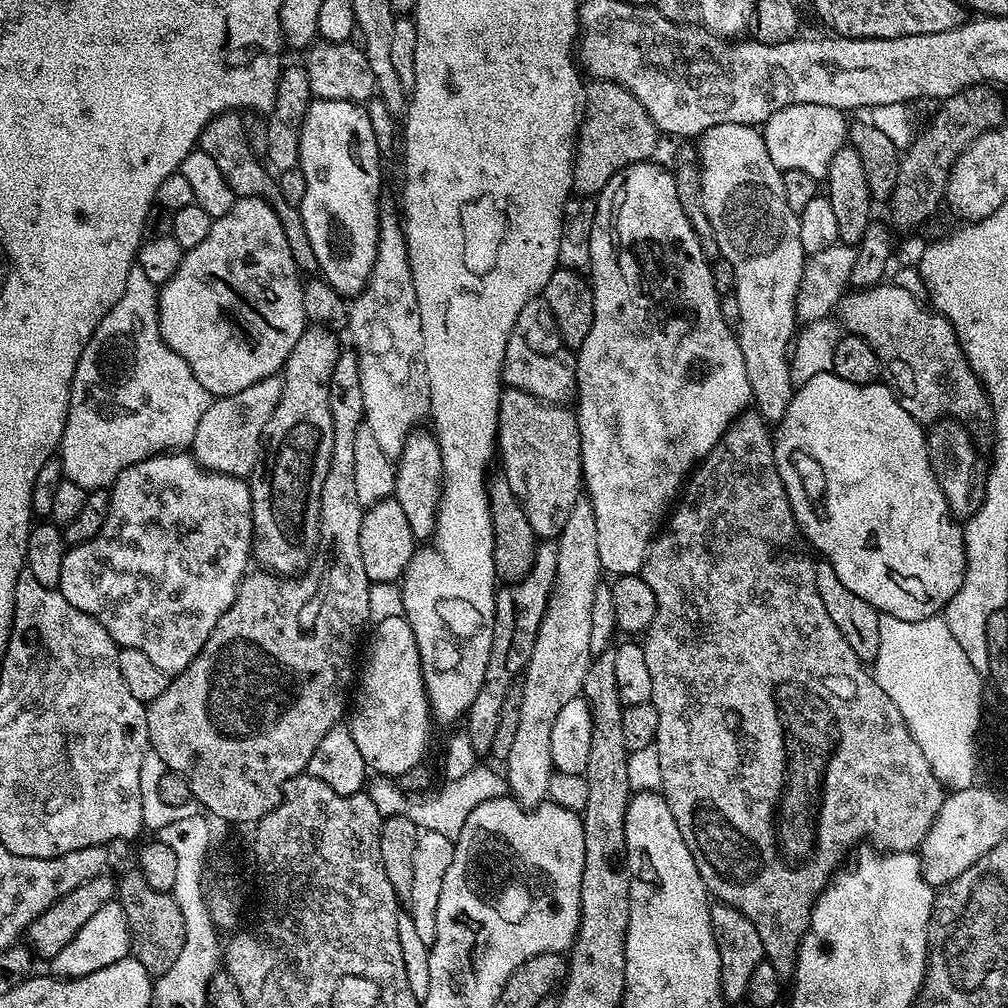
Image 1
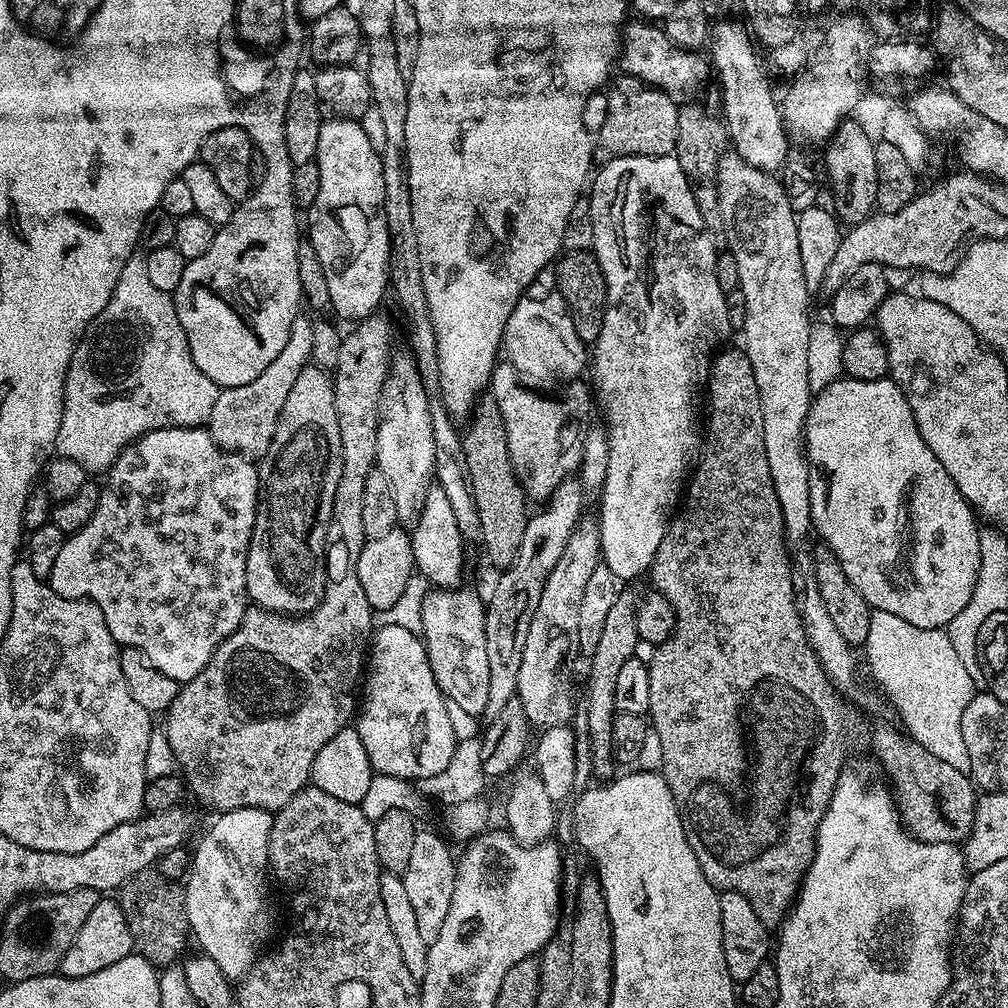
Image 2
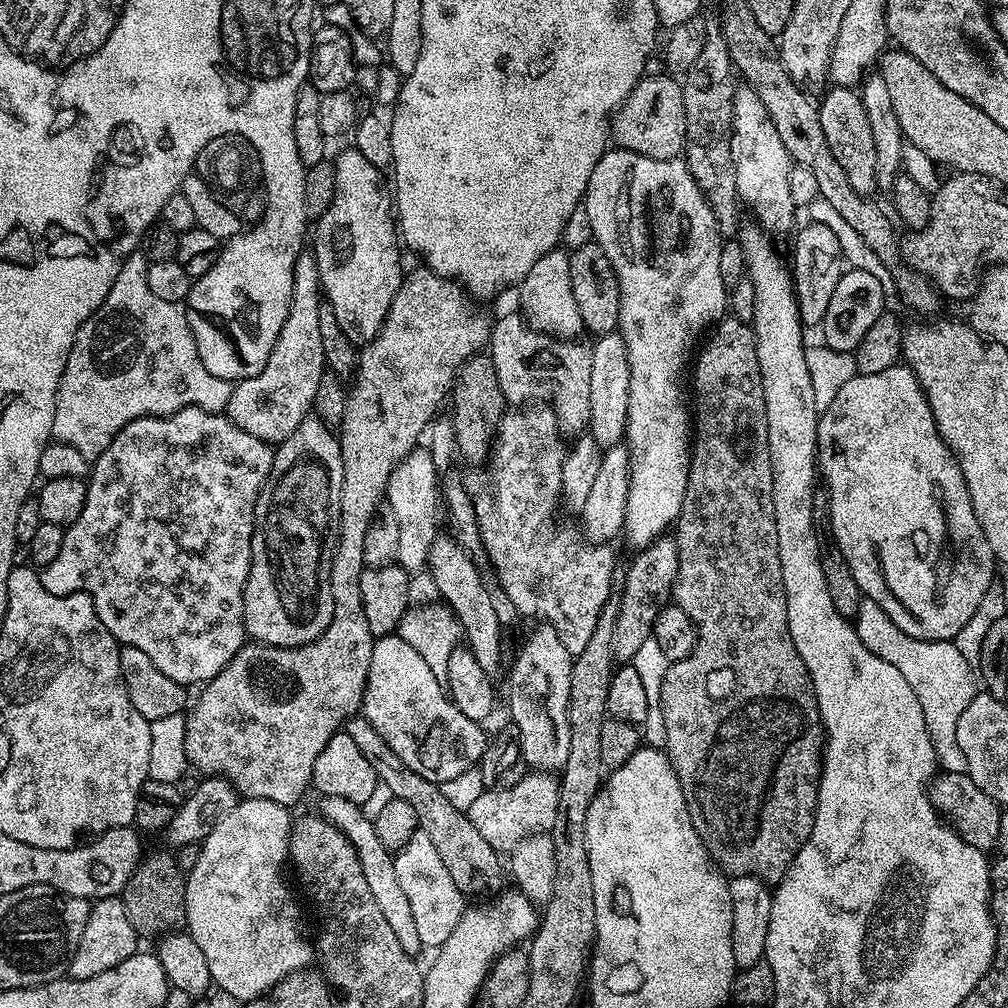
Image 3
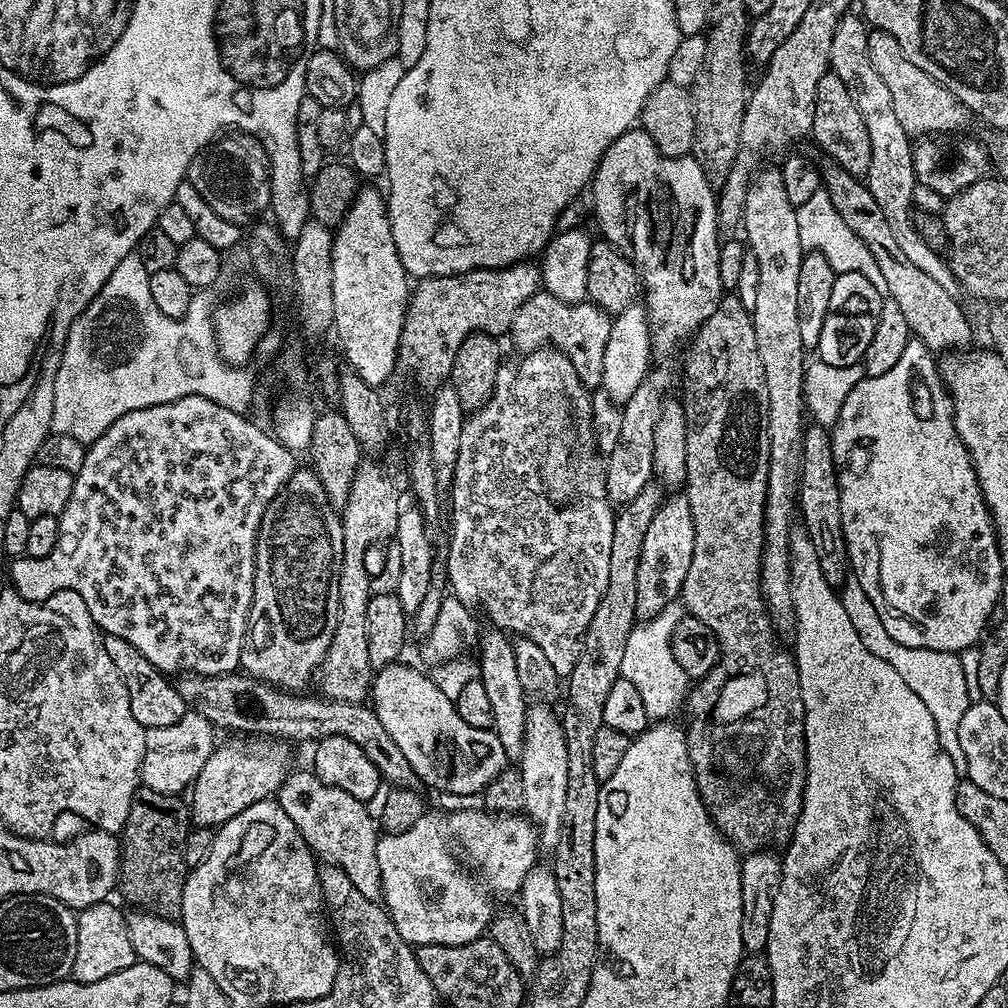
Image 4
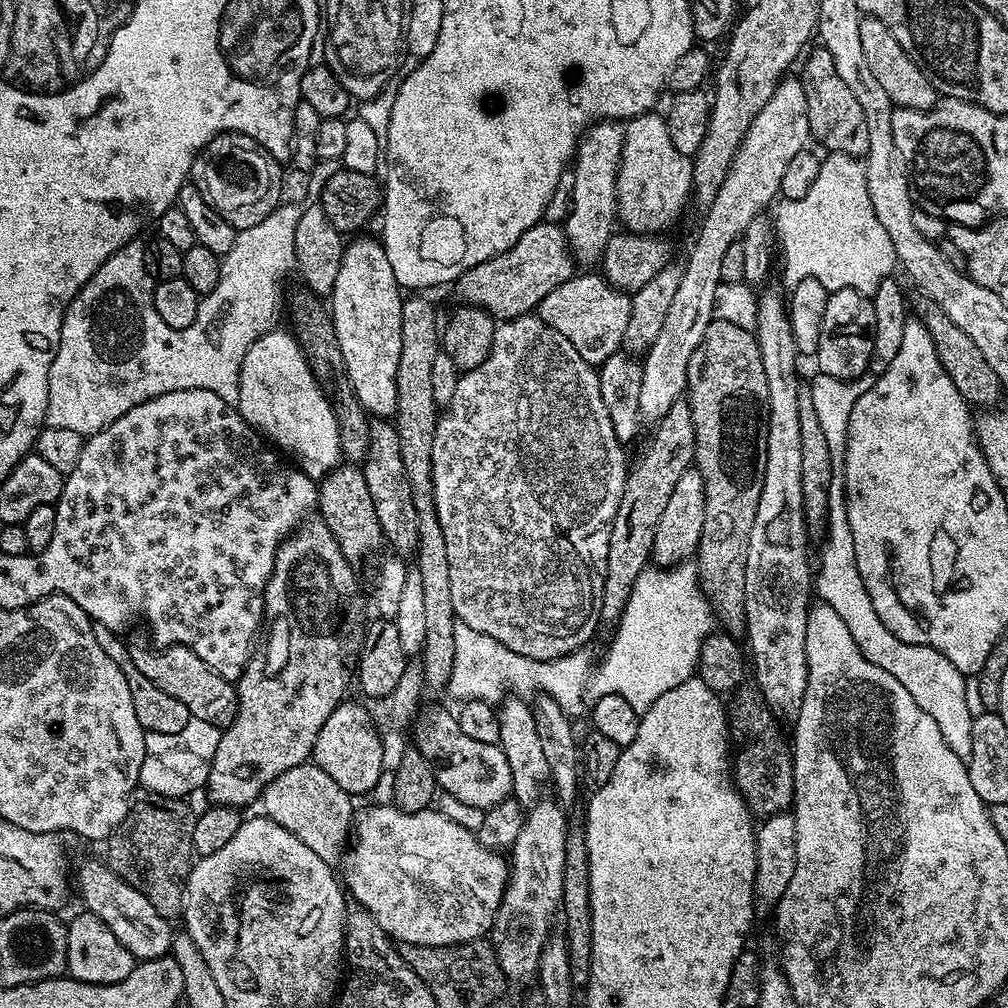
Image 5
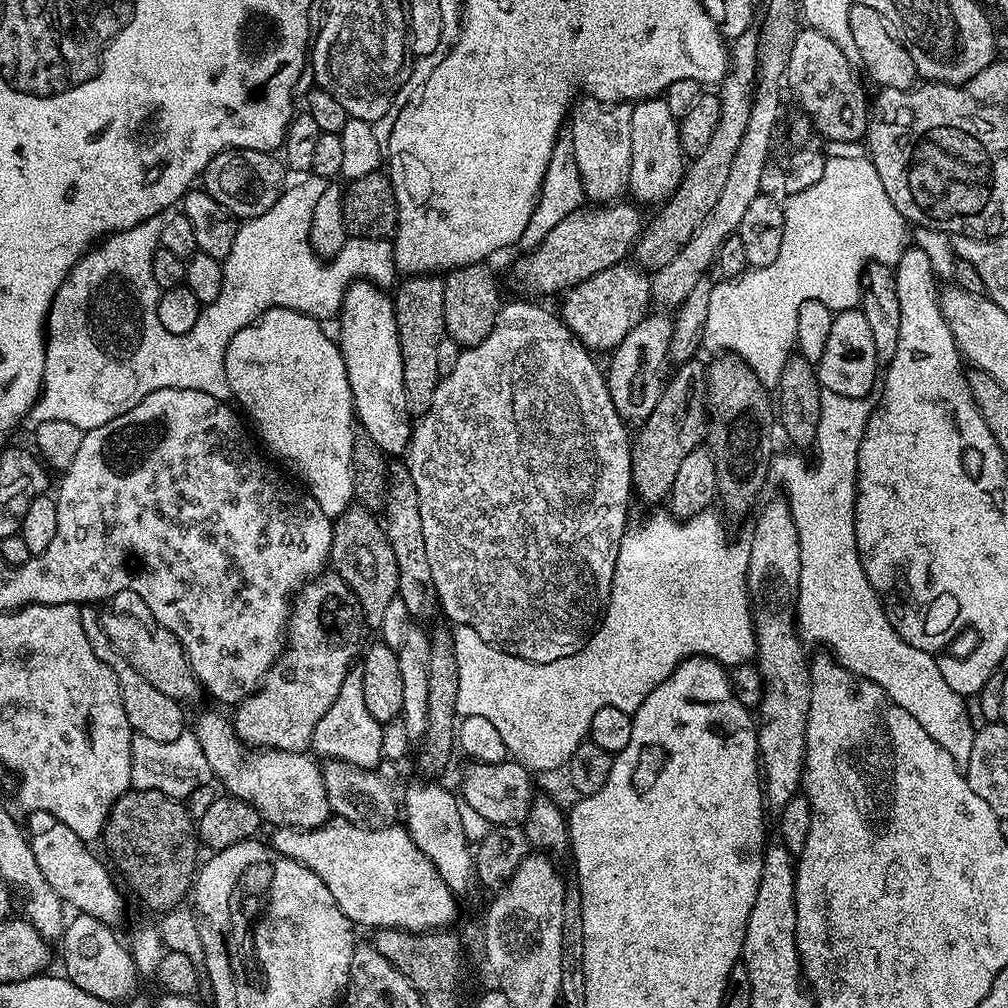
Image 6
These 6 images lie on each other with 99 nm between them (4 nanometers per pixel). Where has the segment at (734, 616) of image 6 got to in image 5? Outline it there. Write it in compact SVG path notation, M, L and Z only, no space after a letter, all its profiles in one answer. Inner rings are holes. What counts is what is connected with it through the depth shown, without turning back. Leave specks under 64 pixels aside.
M681 562L671 566L649 566L644 571L638 574L638 578L634 582L634 590L630 594L630 598L626 602L626 610L621 614L619 620L614 625L616 633L612 636L612 641L608 644L608 649L604 652L604 657L600 660L600 665L597 666L596 672L592 669L592 660L587 656L587 651L581 650L579 652L572 652L568 656L563 656L557 660L531 660L522 654L514 654L506 646L502 646L502 642L498 642L494 638L490 638L486 634L482 634L478 630L474 630L474 626L466 626L465 624L456 623L454 626L454 670L448 679L448 687L446 689L447 695L452 695L456 702L463 702L465 700L487 700L489 702L499 702L504 699L505 695L515 690L520 694L528 694L524 692L535 693L539 690L541 693L552 696L557 700L558 706L562 708L565 714L571 718L577 718L583 714L585 715L586 706L591 705L594 700L594 691L592 692L592 679L597 676L600 679L599 695L618 694L622 698L626 698L626 702L630 702L630 706L634 706L634 710L643 714L662 694L666 694L666 690L674 690L674 686L678 686L682 682L686 682L691 676L697 675L698 665L700 663L700 651L702 650L702 642L707 636L712 635L714 631L714 613L712 604L705 598L704 593L700 587L700 577L698 575L698 568L695 563Z

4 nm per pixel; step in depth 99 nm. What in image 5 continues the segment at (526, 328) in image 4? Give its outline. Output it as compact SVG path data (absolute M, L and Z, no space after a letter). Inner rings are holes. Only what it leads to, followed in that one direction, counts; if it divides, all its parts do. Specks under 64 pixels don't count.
M573 274L562 286L554 286L546 298L542 298L538 315L546 326L556 328L593 366L605 364L611 356L621 351L626 322L630 322L630 306L632 297L627 292L619 292L613 284L609 284L603 275L580 276Z

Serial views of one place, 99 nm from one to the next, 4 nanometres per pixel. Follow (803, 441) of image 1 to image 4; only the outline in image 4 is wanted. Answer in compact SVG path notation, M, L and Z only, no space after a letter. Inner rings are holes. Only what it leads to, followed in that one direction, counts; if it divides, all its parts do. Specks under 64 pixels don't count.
M912 339L906 346L906 350L902 350L902 358L898 358L898 363L890 370L886 370L886 374L865 376L862 382L858 382L858 386L854 386L854 390L850 390L846 402L842 402L842 414L838 414L838 422L830 431L836 473L840 483L842 534L848 551L850 572L860 583L862 590L866 590L866 598L874 602L874 610L878 610L878 618L882 618L882 626L886 626L886 634L890 634L894 642L902 642L902 646L957 654L979 645L993 619L991 618L992 611L995 610L996 603L999 602L1000 595L1004 592L1006 570L1002 566L1000 544L996 541L996 529L992 527L992 516L984 501L978 474L954 426L952 398L948 395L948 389L945 388L940 378L940 369L934 359L934 353L920 340Z

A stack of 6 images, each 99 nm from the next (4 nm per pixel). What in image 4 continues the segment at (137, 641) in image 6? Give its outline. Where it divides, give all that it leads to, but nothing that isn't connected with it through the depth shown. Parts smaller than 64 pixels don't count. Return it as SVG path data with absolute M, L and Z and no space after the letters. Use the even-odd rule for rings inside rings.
M190 672L181 675L175 681L175 686L178 694L182 694L182 698L188 703L189 709L202 714L202 718L212 723L213 729L229 728L232 731L229 733L232 734L267 734L288 742L319 742L331 736L350 738L350 742L362 746L366 758L374 762L381 781L394 788L421 787L419 778L414 774L414 766L410 766L410 761L402 755L402 750L395 744L394 738L390 738L386 726L382 726L378 714L367 703L293 694L247 674L199 676L197 672Z

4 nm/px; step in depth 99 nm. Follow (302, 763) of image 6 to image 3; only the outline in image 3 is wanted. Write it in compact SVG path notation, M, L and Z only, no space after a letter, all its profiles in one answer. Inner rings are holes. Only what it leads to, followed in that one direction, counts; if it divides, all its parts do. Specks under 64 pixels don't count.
M320 796L318 802L320 802L319 815L340 828L342 834L346 834L346 838L354 846L354 850L358 854L358 862L362 866L362 874L370 886L370 894L374 894L374 902L378 902L378 910L382 910L386 923L390 925L390 930L394 930L402 950L406 950L406 954L410 954L413 958L419 957L422 945L414 923L414 914L410 911L410 902L406 899L402 885L398 883L398 870L394 870L393 853L388 852L386 846L382 846L378 834L374 834L372 821L366 818L361 805L346 802L346 798L334 798L333 796Z

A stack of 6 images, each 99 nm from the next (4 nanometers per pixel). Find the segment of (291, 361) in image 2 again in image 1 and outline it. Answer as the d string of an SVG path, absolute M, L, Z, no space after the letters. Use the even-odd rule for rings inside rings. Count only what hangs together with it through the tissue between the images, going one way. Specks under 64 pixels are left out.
M277 374L270 378L262 378L262 382L254 386L246 386L246 390L238 390L238 394L213 399L206 414L202 414L202 422L198 422L198 430L190 445L191 455L195 456L196 461L207 471L224 472L227 476L241 478L251 477L260 463L266 422L270 422L274 414L274 406L278 406L278 398L282 398L283 385L283 375Z

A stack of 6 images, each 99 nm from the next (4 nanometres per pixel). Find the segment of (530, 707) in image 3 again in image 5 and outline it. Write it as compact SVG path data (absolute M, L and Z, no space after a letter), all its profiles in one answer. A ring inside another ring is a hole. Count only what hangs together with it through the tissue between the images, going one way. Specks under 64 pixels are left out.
M555 799L537 800L527 809L522 830L510 849L508 884L490 933L500 969L509 981L531 981L537 975L540 956L550 939L548 927L552 924L552 915L555 912L557 915L560 908L562 874L566 868L566 838L570 826L564 822L564 816L565 809Z

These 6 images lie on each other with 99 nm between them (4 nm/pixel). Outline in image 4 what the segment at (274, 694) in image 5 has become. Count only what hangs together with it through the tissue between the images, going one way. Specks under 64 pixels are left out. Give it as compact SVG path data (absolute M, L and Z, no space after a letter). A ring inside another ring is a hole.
M308 466L297 467L286 487L262 514L256 539L254 598L248 615L248 629L240 651L240 668L247 675L281 690L304 690L326 658L338 626L338 578L342 566L342 526L337 509L328 501L322 482ZM252 734L247 738L228 738L224 745L213 747L206 766L198 770L190 789L190 820L195 827L217 829L234 814L242 814L246 806L275 797L280 785L288 777L292 752L280 738L261 738Z

